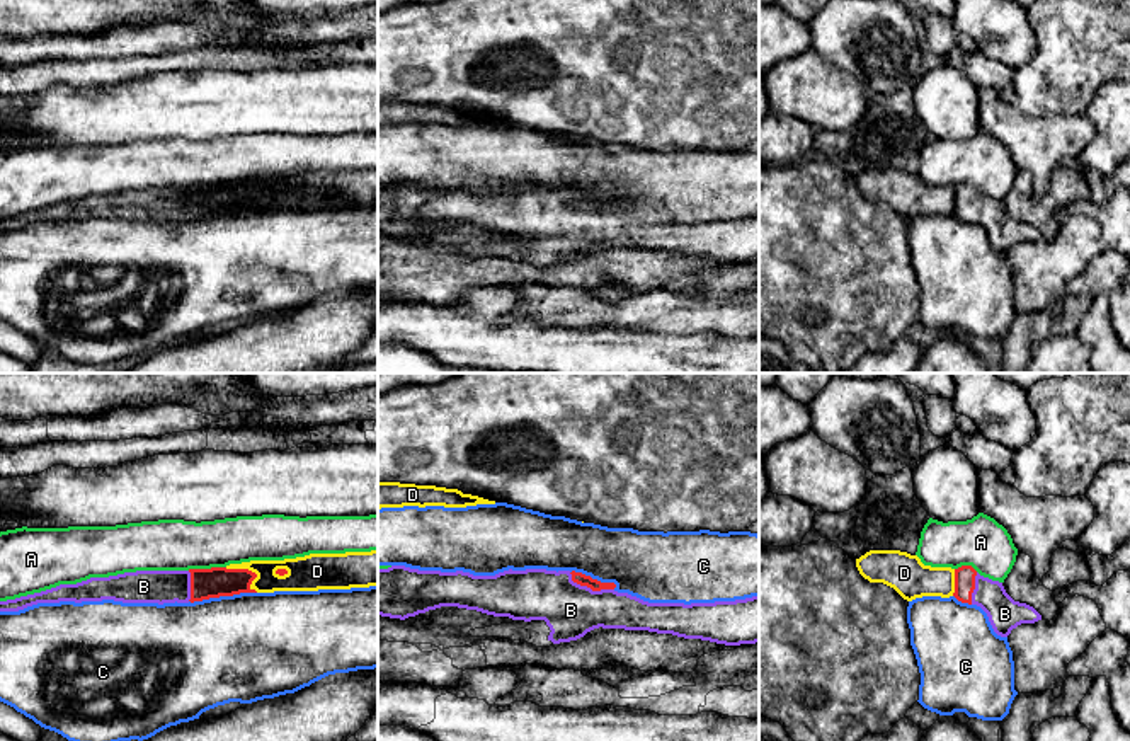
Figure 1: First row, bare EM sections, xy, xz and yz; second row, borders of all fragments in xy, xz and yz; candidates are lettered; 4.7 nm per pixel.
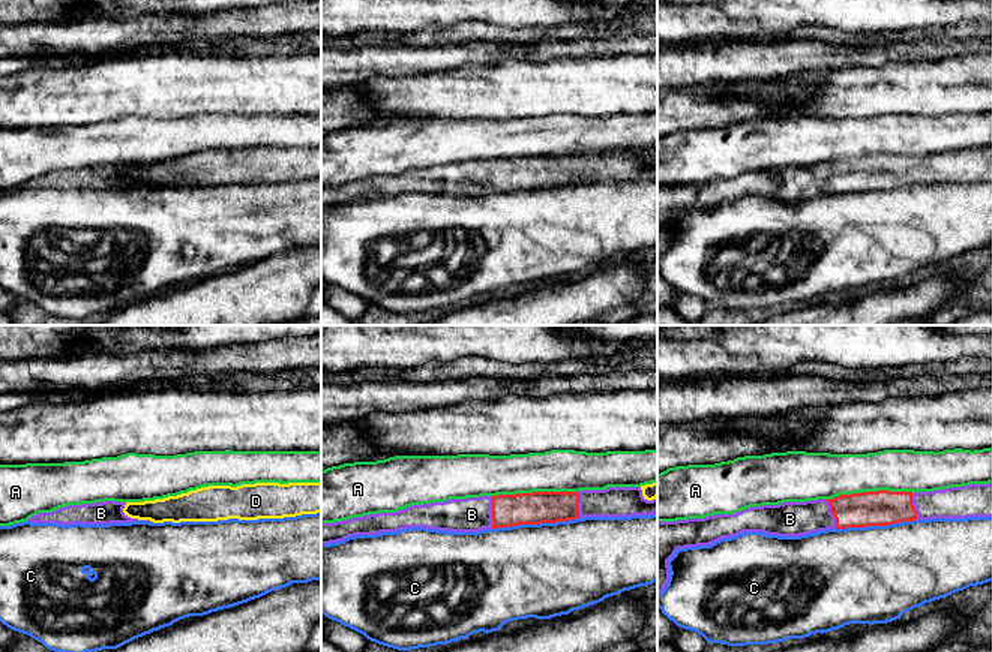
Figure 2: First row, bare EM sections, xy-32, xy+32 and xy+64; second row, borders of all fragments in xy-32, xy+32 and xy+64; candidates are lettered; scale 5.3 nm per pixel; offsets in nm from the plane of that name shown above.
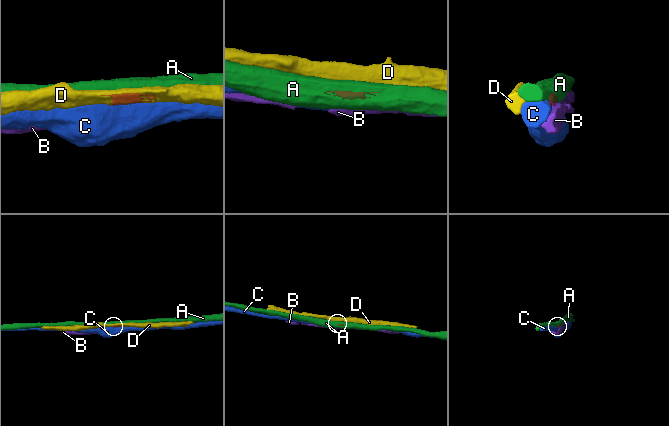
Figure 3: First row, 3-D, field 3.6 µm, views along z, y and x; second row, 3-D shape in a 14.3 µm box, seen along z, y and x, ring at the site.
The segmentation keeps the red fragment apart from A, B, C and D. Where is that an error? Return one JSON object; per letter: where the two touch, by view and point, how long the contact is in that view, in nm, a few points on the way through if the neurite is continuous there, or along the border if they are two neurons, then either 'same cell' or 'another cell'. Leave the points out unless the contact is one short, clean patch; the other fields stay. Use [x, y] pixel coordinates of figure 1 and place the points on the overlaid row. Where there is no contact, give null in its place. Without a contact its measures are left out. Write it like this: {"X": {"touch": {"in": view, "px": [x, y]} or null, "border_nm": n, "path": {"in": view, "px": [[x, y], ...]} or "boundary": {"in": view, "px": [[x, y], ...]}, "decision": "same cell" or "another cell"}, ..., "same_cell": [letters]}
{"A": {"touch": {"in": "xy", "px": [206, 569]}, "border_nm": 180, "decision": "another cell"}, "B": {"touch": {"in": "xz", "px": [589, 586]}, "border_nm": 240, "decision": "same cell"}, "C": {"touch": {"in": "xy", "px": [222, 595]}, "border_nm": 320, "decision": "another cell"}, "D": {"touch": {"in": "xy", "px": [251, 571]}, "border_nm": 200, "decision": "another cell"}, "same_cell": ["B"]}

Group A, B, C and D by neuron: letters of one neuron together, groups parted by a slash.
A / B / C / D

